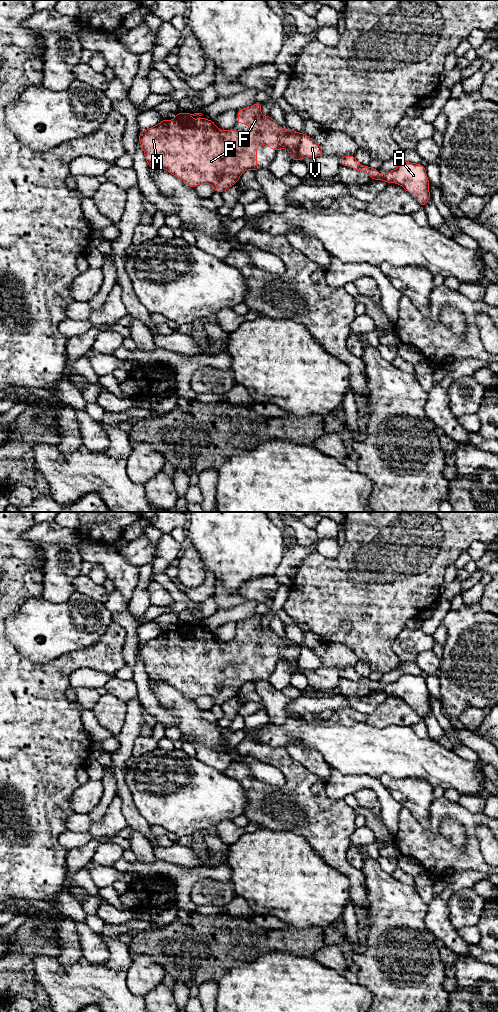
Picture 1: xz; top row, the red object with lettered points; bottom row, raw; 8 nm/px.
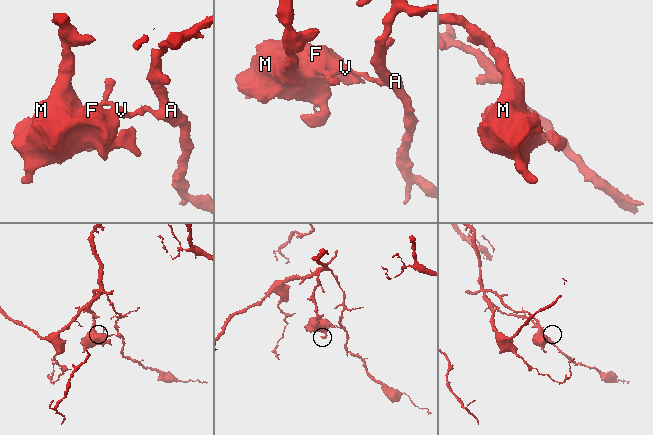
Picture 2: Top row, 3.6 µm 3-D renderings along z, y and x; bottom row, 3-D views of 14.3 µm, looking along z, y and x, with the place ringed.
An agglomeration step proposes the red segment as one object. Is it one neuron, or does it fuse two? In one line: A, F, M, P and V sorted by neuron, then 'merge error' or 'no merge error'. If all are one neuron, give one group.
A V / F M P; merge error

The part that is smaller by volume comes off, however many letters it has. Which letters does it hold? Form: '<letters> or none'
F, M, P

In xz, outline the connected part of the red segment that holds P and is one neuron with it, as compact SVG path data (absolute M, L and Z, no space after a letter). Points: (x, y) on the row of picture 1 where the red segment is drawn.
M256 102L250 107L237 111L237 124L246 124L251 130L244 140L235 129L219 130L213 120L202 118L202 113L184 113L173 115L173 120L163 119L157 125L141 130L139 142L144 151L149 168L161 168L194 188L200 184L210 184L216 193L223 193L227 188L238 183L241 174L247 170L257 170L257 147L261 144L274 151L285 148L292 161L298 161L298 146L301 134L292 129L281 128L274 119L261 114L262 104Z

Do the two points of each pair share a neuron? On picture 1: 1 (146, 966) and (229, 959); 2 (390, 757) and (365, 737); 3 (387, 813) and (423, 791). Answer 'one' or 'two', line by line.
1: two
2: one
3: two

